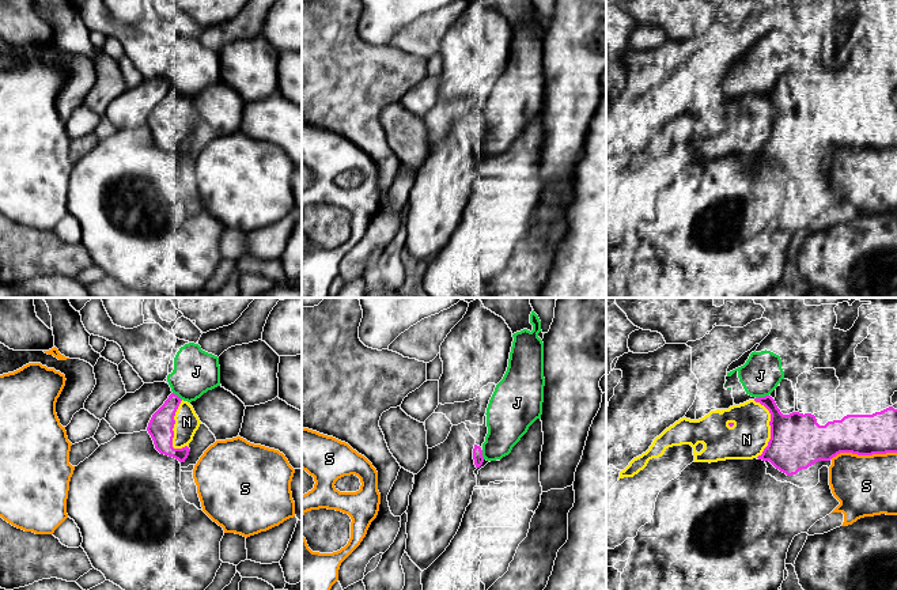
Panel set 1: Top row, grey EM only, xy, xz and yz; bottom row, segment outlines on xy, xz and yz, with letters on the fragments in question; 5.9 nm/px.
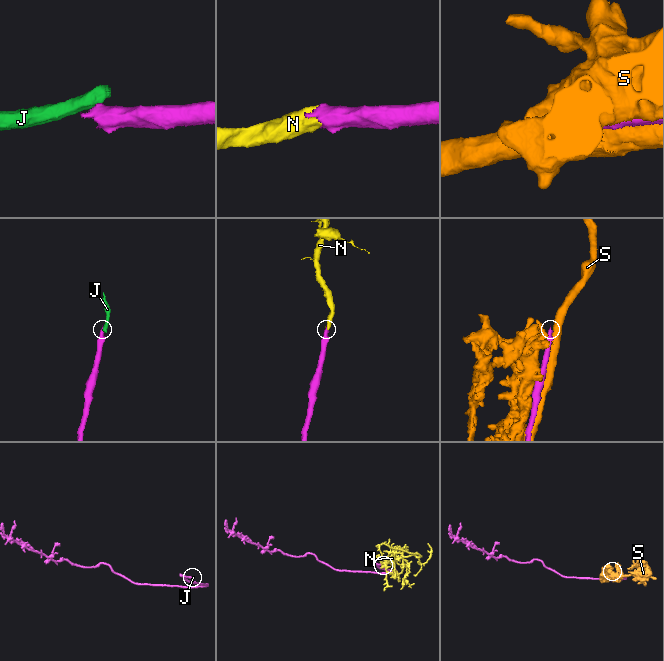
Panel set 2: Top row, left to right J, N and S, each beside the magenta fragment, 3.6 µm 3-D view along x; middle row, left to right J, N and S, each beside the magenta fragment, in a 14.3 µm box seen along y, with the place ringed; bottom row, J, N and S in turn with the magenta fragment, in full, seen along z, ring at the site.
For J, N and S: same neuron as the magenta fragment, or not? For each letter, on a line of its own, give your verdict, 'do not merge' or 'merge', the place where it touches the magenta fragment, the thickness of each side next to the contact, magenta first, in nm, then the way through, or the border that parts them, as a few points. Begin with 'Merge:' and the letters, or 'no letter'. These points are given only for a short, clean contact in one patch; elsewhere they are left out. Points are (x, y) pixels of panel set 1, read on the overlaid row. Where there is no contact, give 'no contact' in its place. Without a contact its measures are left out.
Merge: N
J: do not merge | yz (761, 397) | 190/240 nm
N: merge | yz (771, 427) | 320/240 nm
S: do not merge | yz (863, 454) | 240/360 nm

